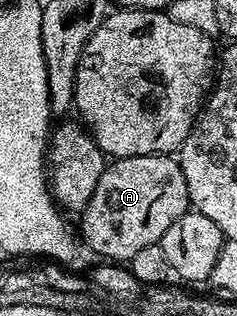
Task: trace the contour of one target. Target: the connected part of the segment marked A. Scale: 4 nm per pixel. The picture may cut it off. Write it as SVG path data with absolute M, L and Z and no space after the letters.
M155 153L141 157L121 157L113 160L105 168L102 179L98 179L98 187L90 195L84 205L80 218L79 236L100 256L112 263L127 263L142 247L157 244L166 235L166 231L179 217L189 212L190 202L186 175L182 175L182 167L175 156Z

